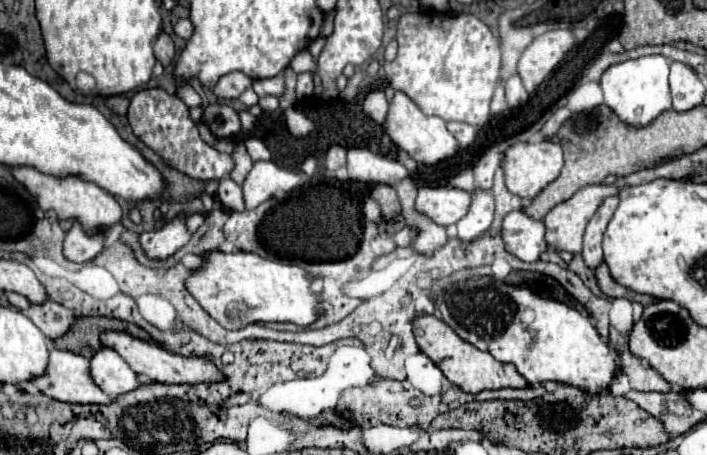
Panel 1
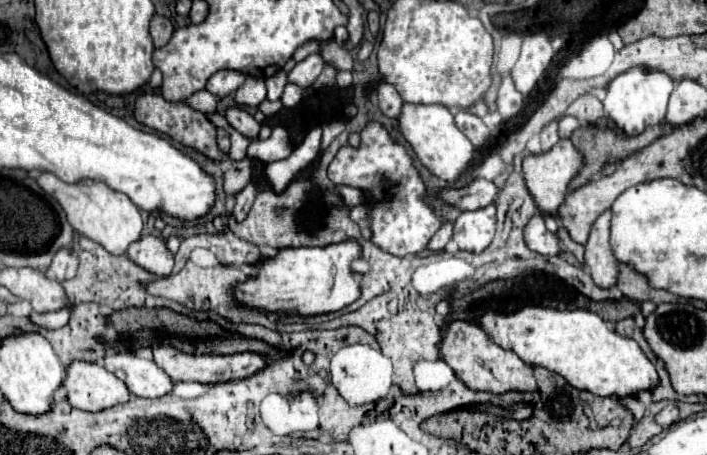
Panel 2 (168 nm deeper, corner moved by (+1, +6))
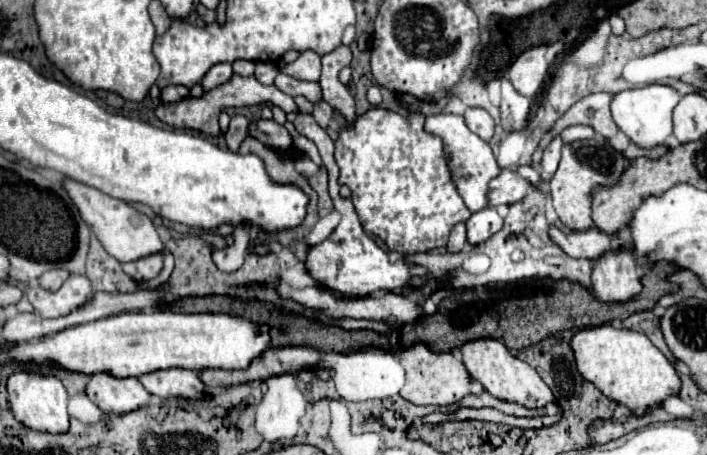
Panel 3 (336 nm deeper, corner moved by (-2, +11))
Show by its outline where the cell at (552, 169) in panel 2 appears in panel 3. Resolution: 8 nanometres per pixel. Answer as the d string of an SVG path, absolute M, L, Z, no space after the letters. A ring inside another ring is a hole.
M594 136L590 140L578 140L572 144L566 144L562 148L562 160L558 166L558 172L550 180L550 196L552 204L560 216L560 220L576 230L584 232L594 228L592 220L592 190L602 186L610 188L620 182L620 176L626 170L626 160L620 152L616 152L602 136Z

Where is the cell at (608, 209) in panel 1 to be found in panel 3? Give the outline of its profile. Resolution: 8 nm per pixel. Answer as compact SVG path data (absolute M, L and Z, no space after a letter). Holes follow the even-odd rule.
M628 252L594 262L592 296L598 302L628 302L642 290L642 272Z

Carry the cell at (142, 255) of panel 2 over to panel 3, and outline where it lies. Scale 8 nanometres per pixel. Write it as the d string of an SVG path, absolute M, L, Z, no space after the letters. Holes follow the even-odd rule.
M162 254L146 256L144 260L122 264L122 268L134 280L150 280L150 278L158 276L158 272L162 270Z

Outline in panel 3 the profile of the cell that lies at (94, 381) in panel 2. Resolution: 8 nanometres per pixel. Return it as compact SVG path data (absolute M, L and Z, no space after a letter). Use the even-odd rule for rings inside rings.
M94 374L86 388L86 396L104 412L122 416L146 406L152 398L138 378L116 380L108 374Z

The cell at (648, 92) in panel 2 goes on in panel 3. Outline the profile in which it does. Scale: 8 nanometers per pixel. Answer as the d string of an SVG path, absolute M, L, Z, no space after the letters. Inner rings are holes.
M652 84L636 90L624 90L612 100L612 118L616 126L640 148L652 150L662 146L672 134L672 112L680 102L680 94L668 86Z

